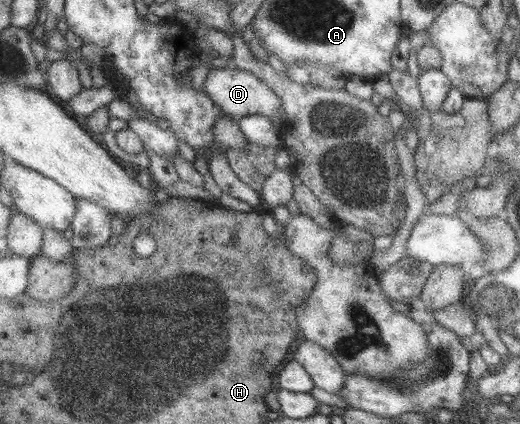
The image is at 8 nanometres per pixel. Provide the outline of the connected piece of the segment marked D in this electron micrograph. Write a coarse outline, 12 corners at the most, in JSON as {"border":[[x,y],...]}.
{"border":[[211,68],[204,93],[234,118],[282,113],[255,75]]}

